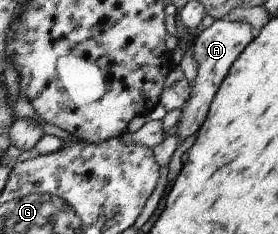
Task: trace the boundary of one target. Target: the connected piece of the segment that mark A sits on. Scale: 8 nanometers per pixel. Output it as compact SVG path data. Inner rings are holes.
M215 19L215 22L205 28L197 40L193 48L193 59L197 62L197 76L190 86L190 98L187 100L185 107L181 108L181 118L176 124L179 146L190 136L193 136L202 129L202 125L206 123L206 117L209 115L214 97L218 95L220 88L230 69L239 56L246 51L247 44L251 44L253 34L251 34L251 26L245 22L225 22L222 19Z

